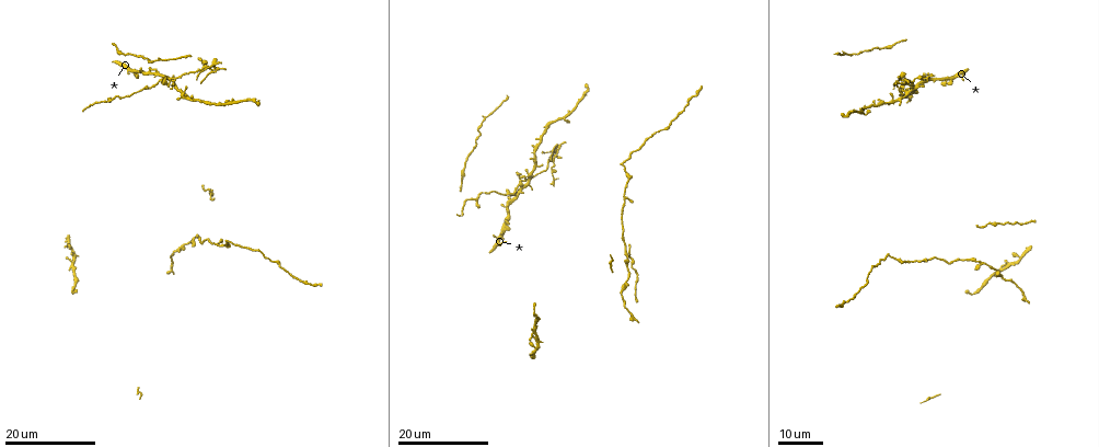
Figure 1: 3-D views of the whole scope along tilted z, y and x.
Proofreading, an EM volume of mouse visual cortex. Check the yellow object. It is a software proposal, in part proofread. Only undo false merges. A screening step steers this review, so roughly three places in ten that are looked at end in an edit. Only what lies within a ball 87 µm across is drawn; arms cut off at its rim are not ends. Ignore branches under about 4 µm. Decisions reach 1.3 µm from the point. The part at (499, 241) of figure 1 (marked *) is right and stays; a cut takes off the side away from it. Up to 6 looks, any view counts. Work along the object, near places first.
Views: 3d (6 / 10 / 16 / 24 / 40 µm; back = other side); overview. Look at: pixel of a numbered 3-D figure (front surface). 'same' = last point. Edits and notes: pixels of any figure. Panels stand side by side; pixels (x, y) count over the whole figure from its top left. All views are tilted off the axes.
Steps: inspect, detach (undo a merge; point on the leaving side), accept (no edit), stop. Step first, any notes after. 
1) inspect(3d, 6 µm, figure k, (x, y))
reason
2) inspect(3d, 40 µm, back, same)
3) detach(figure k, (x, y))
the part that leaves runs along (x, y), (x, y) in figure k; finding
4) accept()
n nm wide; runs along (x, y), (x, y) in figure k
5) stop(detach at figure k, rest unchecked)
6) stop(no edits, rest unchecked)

inspect(3d, 24 µm, figure 1, (539, 165))

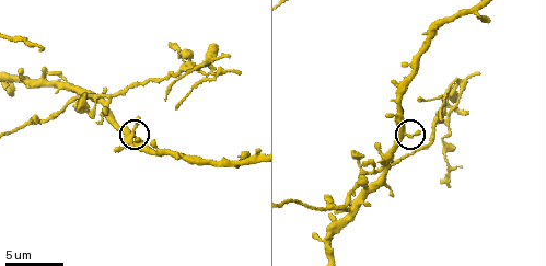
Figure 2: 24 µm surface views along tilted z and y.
inspect(3d, 10 µm, figure 2, (408, 136))

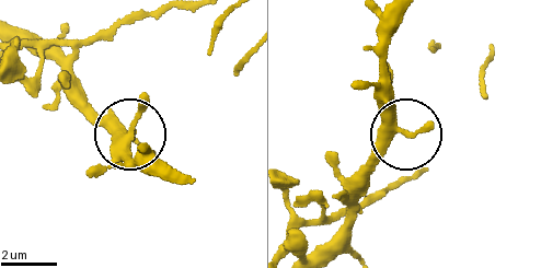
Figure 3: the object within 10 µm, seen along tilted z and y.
accept()
runs along (319, 251), (340, 232), (353, 178), (401, 132), (389, 50) in figure 3; continuous, no second neuron

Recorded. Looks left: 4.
inspect(3d, 6 µm, figure 2, (236, 163))
four arms meet

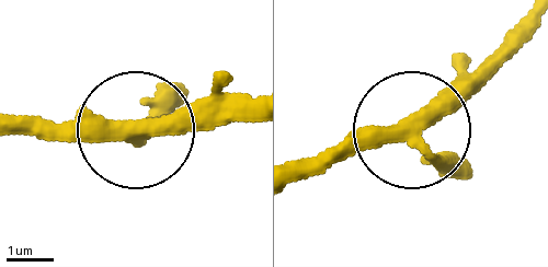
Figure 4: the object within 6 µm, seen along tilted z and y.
inspect(3d, 6 µm, back, figure 4, (421, 137))

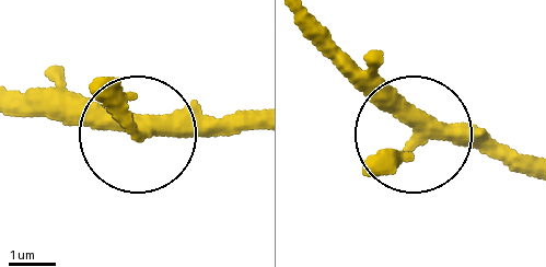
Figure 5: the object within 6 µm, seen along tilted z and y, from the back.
accept()
4 arms; runs along (251, 112), (186, 136), (25, 114) in figure 5; continuous, no second neuron

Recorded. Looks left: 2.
inspect(3d, 6 µm, figure 2, (28, 82))
thin arm on a thick one

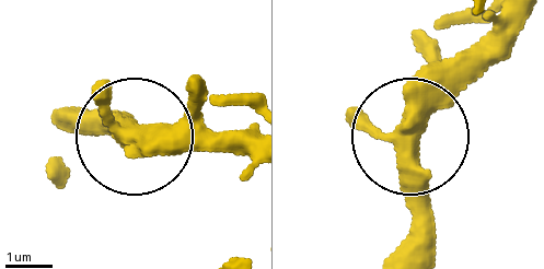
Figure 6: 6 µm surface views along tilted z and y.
accept()
390 nm wide; runs along (54, 115), (138, 138), (183, 109), (186, 82) in figure 6; all the same neuron

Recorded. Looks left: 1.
stop(no edits, rest unchecked)

